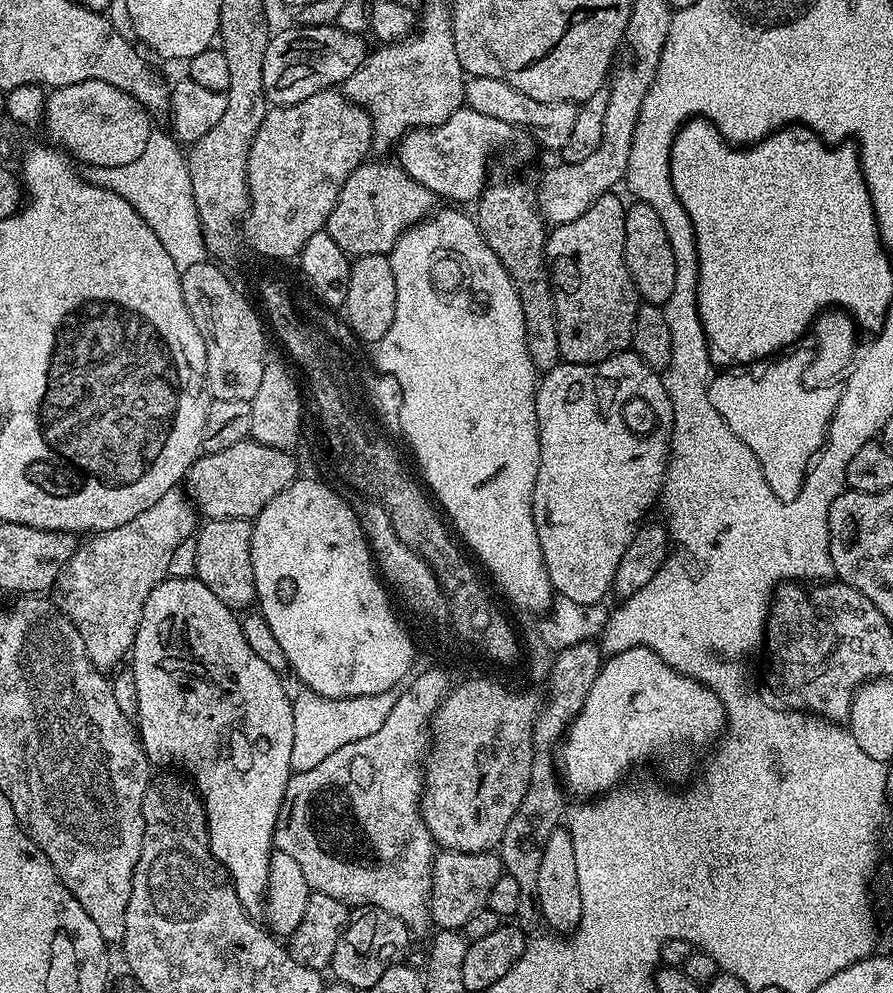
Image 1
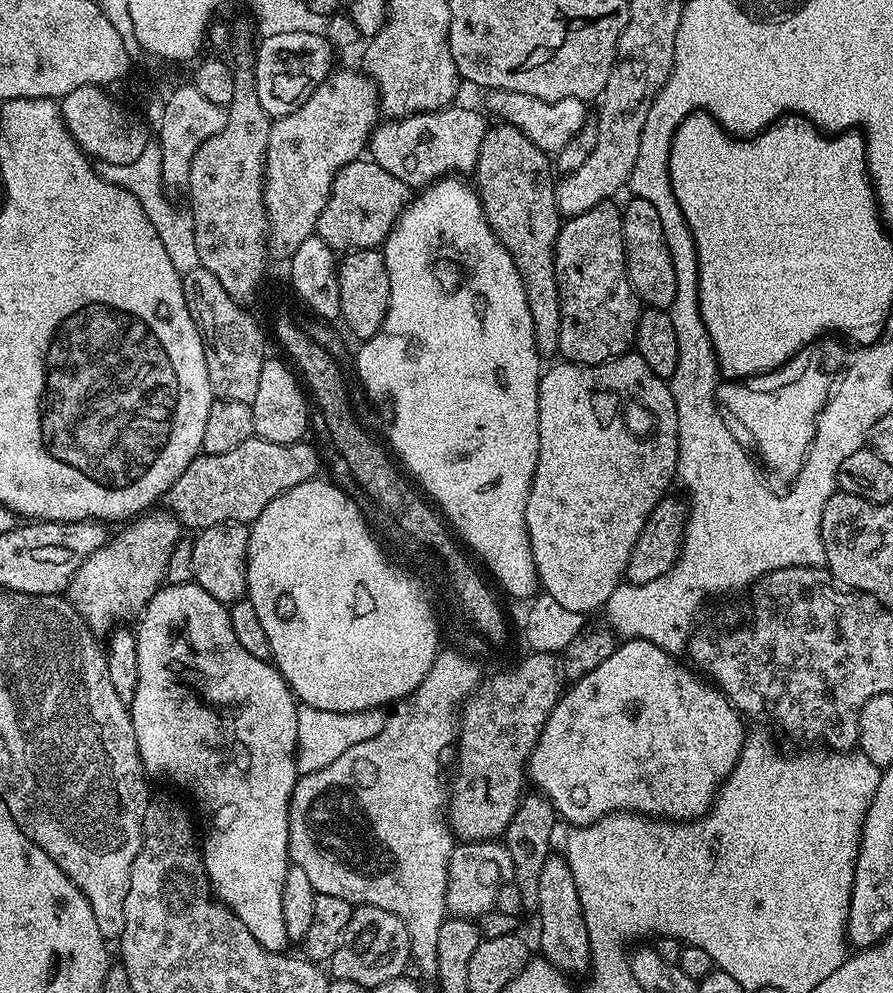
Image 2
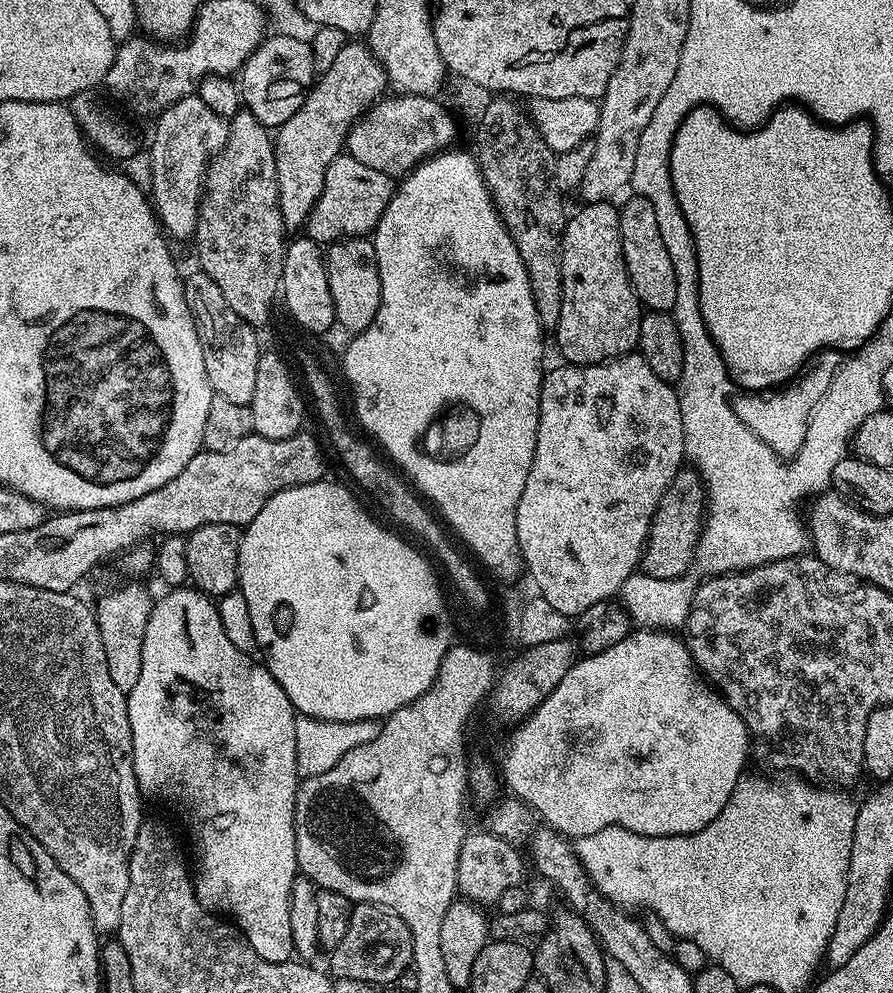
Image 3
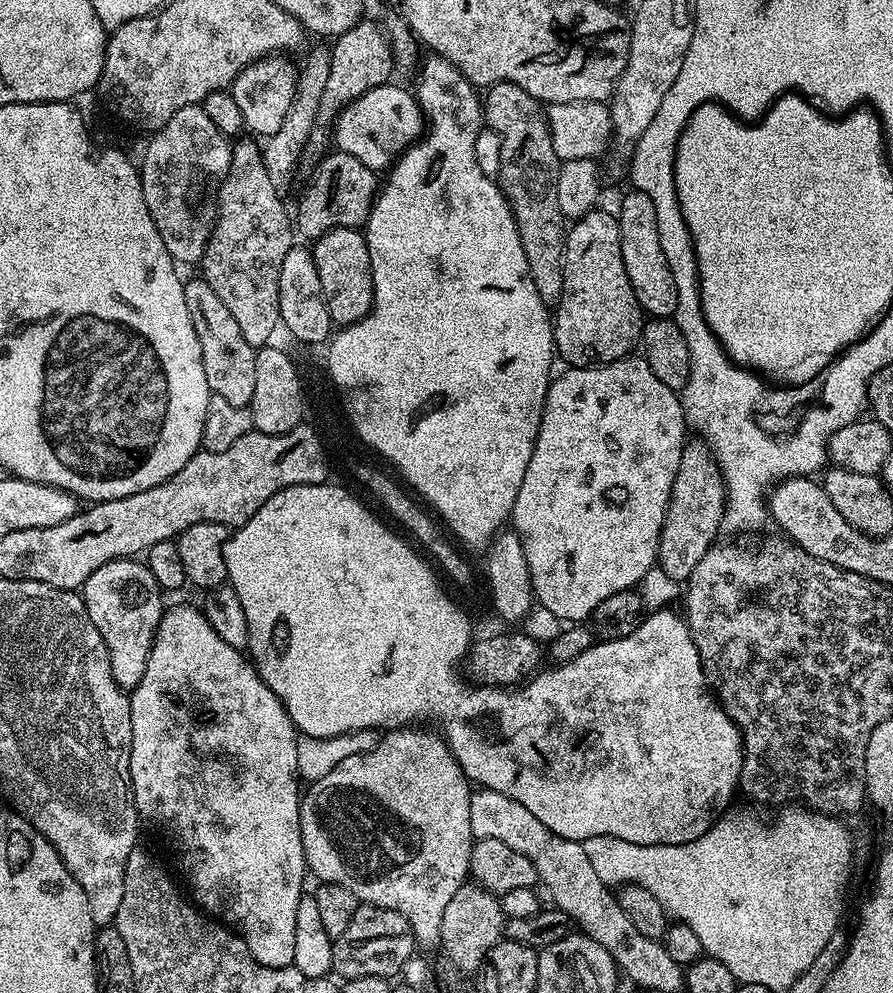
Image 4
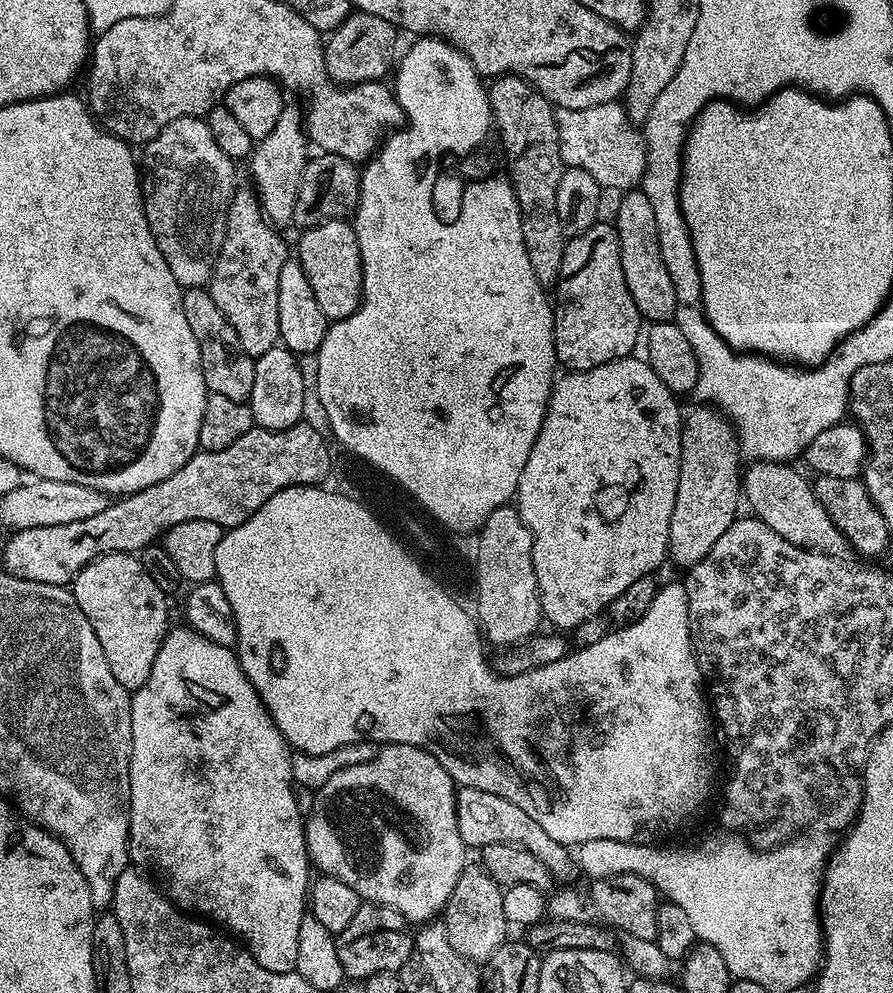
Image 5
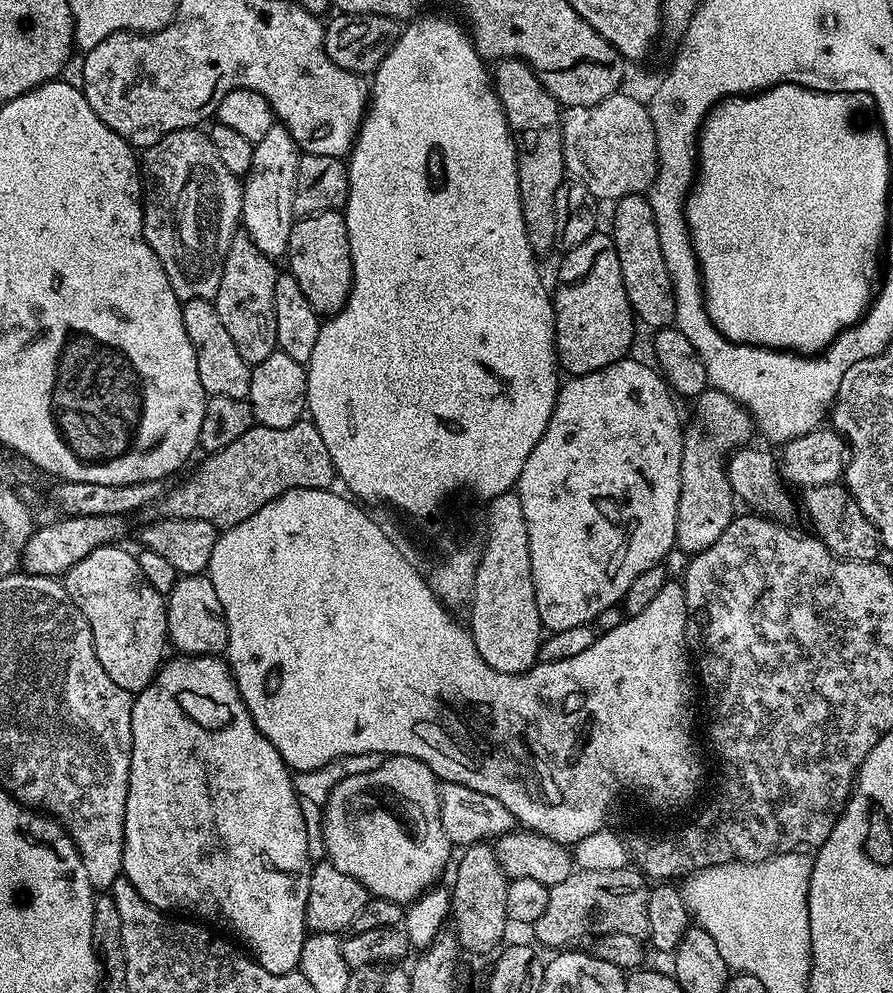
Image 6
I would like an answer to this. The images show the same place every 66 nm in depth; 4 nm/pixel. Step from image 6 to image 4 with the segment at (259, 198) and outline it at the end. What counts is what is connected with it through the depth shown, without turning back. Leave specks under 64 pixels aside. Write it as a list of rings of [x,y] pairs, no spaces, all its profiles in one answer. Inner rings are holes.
[[[320,42],[317,48],[312,49],[304,60],[304,68],[299,69],[296,77],[296,97],[290,102],[290,110],[286,110],[286,118],[282,118],[282,130],[278,134],[267,137],[262,144],[262,153],[266,170],[269,171],[270,182],[277,190],[284,187],[292,180],[296,172],[296,159],[300,156],[300,147],[308,140],[312,126],[318,122],[320,115],[320,99],[326,90],[326,78],[330,78],[331,47]]]

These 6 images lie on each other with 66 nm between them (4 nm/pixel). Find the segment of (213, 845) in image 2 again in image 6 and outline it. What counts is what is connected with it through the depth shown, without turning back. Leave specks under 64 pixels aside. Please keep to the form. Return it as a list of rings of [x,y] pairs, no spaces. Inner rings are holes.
[[[180,654],[175,658],[177,660],[169,659],[161,667],[150,686],[135,693],[132,702],[132,757],[124,819],[123,879],[134,886],[134,890],[149,906],[160,912],[179,914],[208,926],[221,924],[222,927],[229,928],[234,935],[244,939],[243,947],[257,964],[270,970],[270,974],[295,972],[300,966],[306,935],[306,898],[310,894],[310,874],[314,860],[313,857],[308,857],[308,824],[304,821],[303,810],[300,809],[302,801],[296,795],[296,787],[292,785],[293,773],[288,763],[278,754],[278,750],[274,750],[274,746],[260,733],[258,726],[254,726],[254,718],[250,718],[250,710],[238,690],[236,679],[219,655]]]

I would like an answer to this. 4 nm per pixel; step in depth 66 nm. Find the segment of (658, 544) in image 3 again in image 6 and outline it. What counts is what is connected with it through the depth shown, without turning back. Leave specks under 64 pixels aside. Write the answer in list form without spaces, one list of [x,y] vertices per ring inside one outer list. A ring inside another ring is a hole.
[[[709,386],[701,396],[695,397],[696,413],[692,425],[683,429],[682,486],[678,498],[676,519],[676,548],[695,554],[714,546],[737,515],[738,501],[728,481],[726,457],[733,450],[753,443],[752,415],[730,394]]]

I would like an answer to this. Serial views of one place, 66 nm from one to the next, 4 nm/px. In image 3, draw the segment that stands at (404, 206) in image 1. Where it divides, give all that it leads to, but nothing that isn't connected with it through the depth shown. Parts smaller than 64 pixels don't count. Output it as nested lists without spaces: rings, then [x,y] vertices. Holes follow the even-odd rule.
[[[341,154],[326,170],[324,189],[308,215],[306,235],[321,246],[347,240],[349,236],[367,237],[376,231],[393,191],[393,177],[358,162],[358,158]]]

